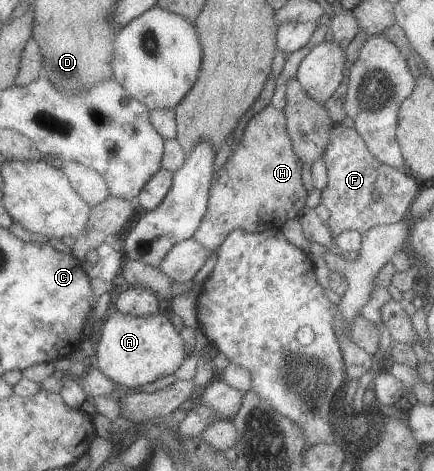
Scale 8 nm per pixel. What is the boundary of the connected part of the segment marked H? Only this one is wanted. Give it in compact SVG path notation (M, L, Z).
M269 104L248 121L238 148L221 168L218 180L212 183L209 211L194 238L203 247L217 250L235 229L247 229L251 233L257 233L271 227L281 229L289 219L299 219L301 211L307 205L309 193L304 181L303 166L302 158L294 148L286 112Z

